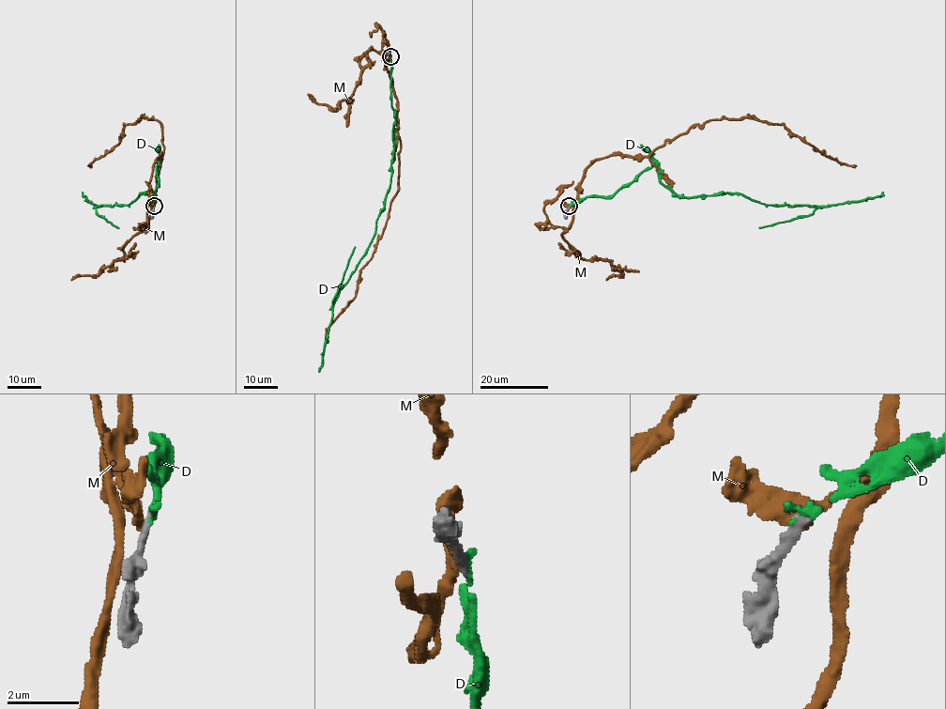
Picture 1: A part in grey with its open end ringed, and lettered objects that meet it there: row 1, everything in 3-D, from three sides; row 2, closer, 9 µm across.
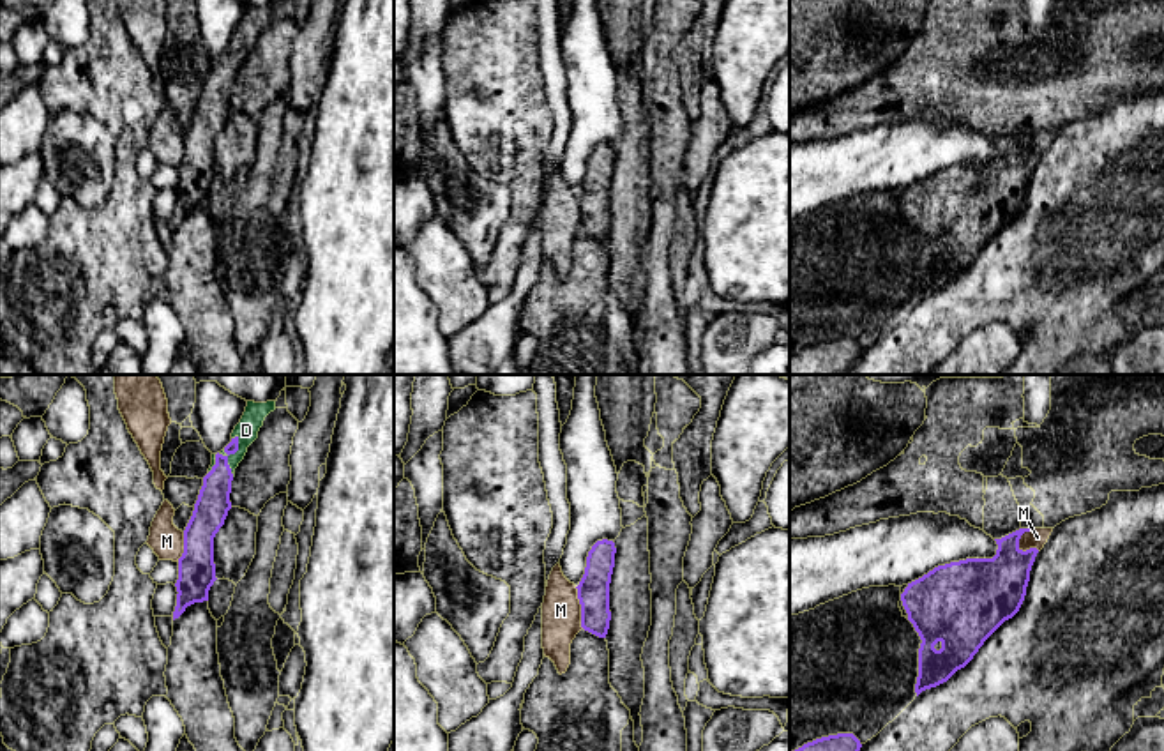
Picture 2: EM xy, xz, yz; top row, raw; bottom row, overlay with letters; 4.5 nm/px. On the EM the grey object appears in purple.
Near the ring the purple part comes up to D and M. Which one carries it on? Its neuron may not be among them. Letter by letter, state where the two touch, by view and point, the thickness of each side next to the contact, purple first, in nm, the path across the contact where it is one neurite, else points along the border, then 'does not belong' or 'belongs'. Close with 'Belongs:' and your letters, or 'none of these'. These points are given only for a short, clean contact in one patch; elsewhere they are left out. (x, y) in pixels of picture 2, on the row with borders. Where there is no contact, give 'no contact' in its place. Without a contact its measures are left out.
D: xy (225, 456) | 160/100 nm | belongs
M: yz (1021, 550) | 320/90 nm | along yz (1025, 531), (1020, 546), (1023, 550), (1039, 550) | does not belong
Belongs: D

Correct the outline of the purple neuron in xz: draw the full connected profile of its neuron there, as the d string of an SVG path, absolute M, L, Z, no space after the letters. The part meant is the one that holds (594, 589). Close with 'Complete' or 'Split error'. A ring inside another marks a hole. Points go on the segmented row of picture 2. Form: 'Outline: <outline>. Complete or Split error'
Outline: M597 541L588 551L585 574L576 587L581 604L581 627L599 638L606 638L611 620L609 583L615 553L613 541Z. Complete

